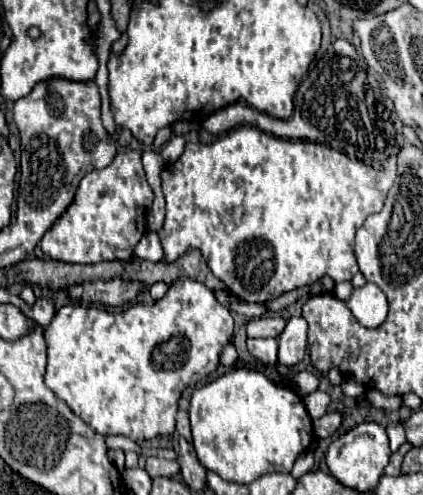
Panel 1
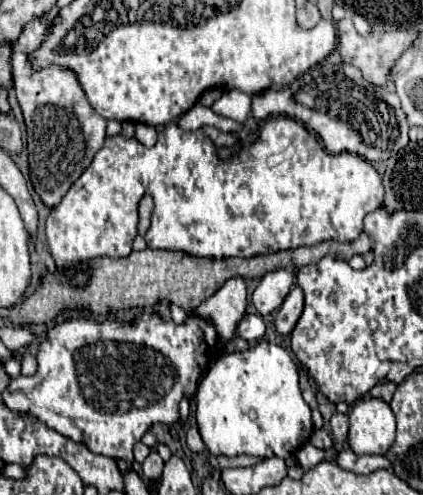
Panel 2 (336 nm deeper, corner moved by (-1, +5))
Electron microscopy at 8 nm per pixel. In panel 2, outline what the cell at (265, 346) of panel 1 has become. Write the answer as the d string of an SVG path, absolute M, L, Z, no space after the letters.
M247 313L243 319L237 323L237 335L243 337L245 341L257 341L265 335L265 323L257 313Z

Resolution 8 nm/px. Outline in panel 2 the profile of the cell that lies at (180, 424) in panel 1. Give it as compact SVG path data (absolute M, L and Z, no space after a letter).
M191 427L191 429L187 431L187 445L189 445L189 449L195 451L195 453L205 451L205 443L203 443L203 439L201 439L201 435L199 435L199 431L197 431L197 427Z

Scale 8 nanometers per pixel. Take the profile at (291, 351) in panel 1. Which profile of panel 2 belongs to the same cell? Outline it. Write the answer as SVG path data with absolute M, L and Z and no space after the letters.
M295 285L289 291L289 295L285 297L285 301L283 301L283 305L281 305L281 309L279 309L277 317L275 317L277 331L281 335L291 333L293 327L297 325L297 319L301 317L301 313L303 313L303 291L301 291L301 287Z

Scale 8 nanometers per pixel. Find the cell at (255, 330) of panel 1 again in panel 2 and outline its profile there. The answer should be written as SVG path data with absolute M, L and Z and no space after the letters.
M275 269L261 277L257 289L253 291L253 305L261 315L275 313L287 293L291 291L295 275L291 269Z

